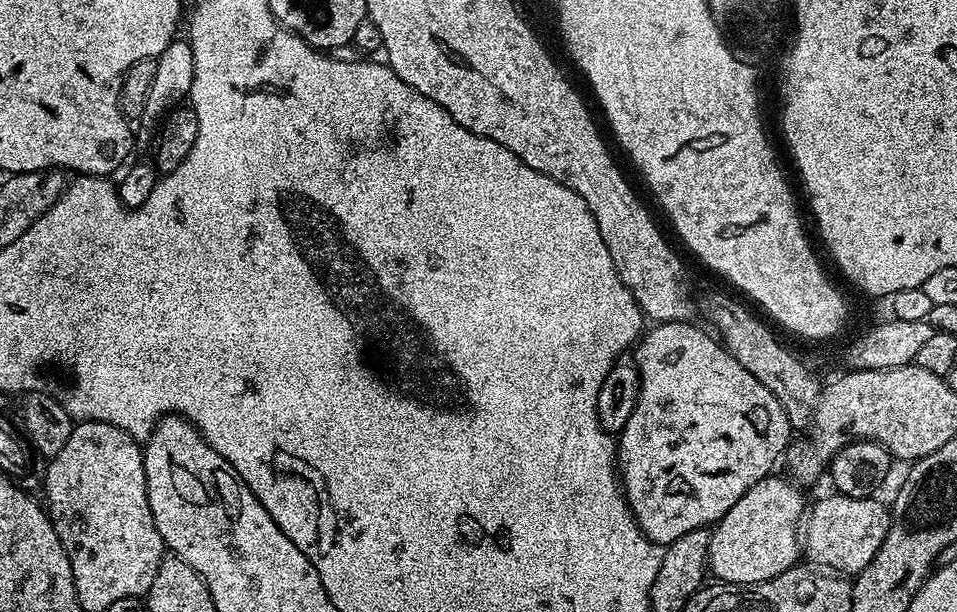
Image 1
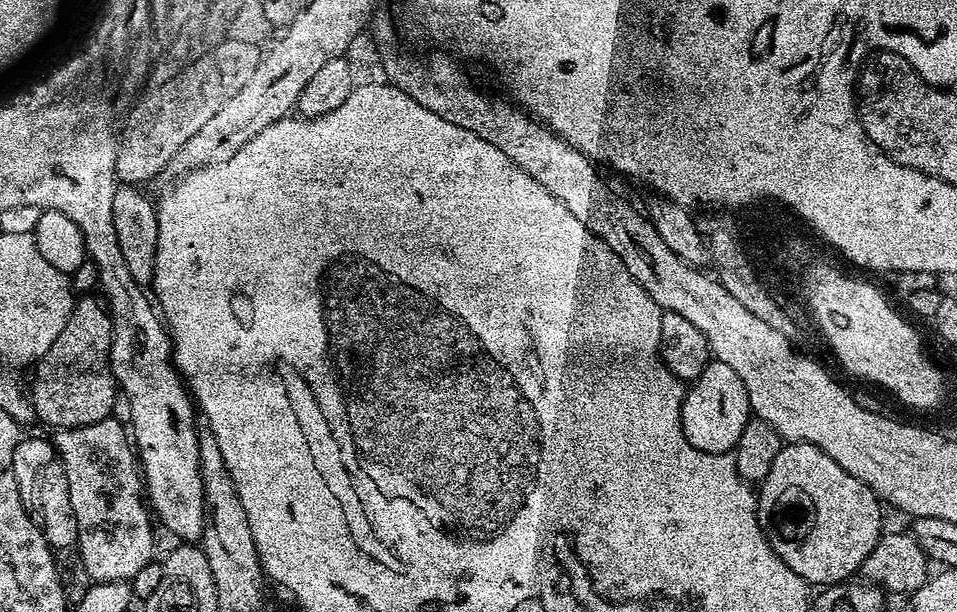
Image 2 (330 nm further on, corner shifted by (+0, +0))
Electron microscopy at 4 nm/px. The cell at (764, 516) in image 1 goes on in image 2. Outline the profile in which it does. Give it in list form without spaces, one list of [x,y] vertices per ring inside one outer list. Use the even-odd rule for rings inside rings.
[[[785,443],[778,458],[774,458],[770,474],[760,481],[756,501],[756,513],[772,549],[810,586],[842,584],[851,581],[855,577],[852,575],[863,569],[870,550],[874,550],[885,527],[880,508],[882,501],[868,484],[858,482],[854,474],[846,474],[830,454],[813,444]]]

